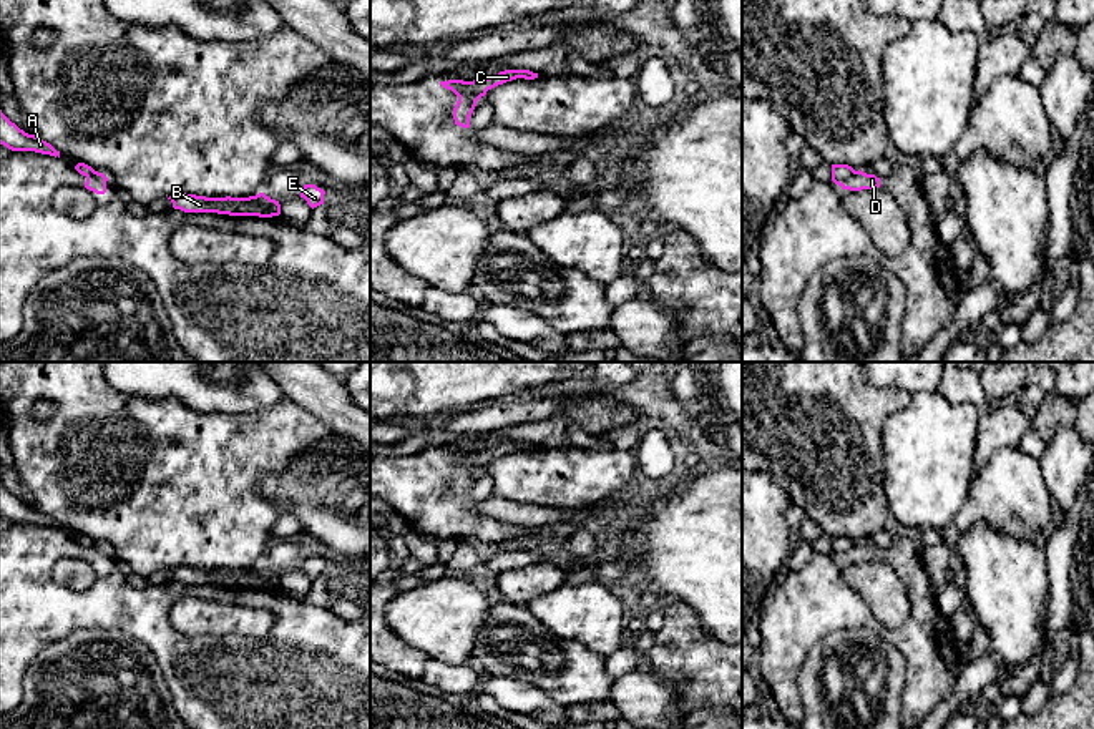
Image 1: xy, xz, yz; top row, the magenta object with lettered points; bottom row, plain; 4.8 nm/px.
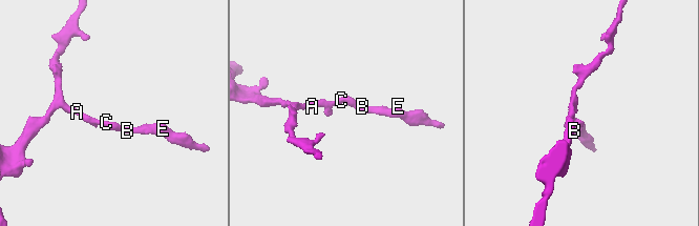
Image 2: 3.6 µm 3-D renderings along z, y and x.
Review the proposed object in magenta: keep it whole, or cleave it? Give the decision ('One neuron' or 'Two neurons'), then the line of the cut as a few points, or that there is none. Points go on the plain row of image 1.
Two neurons. Split along xy (87, 548), (107, 552)

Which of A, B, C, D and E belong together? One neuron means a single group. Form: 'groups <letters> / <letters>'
groups A B C E / D

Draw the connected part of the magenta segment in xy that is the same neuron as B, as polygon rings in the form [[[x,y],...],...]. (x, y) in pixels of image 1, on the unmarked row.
[[[264,565],[249,570],[206,570],[196,566],[176,566],[168,570],[174,581],[184,585],[217,585],[229,588],[272,590],[281,586],[281,576]]]

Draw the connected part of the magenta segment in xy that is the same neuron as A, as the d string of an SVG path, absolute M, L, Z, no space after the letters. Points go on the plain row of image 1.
M0 482L0 516L7 518L12 523L35 523L60 530L60 523L56 523L50 515L20 501L2 485L2 482Z

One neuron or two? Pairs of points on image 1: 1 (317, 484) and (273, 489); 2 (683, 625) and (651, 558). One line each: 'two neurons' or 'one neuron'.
1: one neuron
2: two neurons

